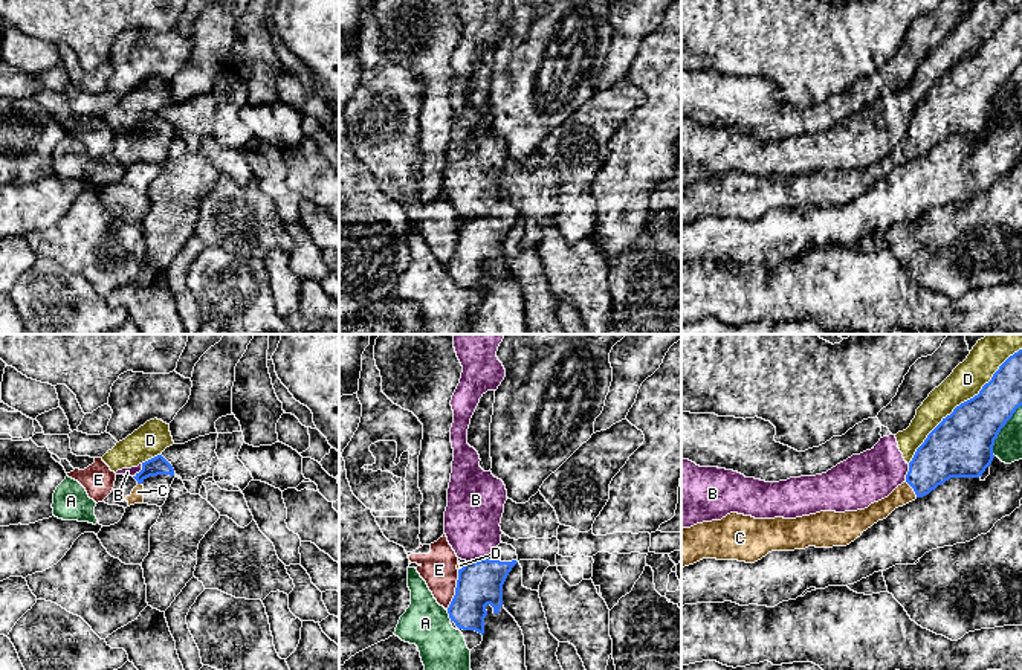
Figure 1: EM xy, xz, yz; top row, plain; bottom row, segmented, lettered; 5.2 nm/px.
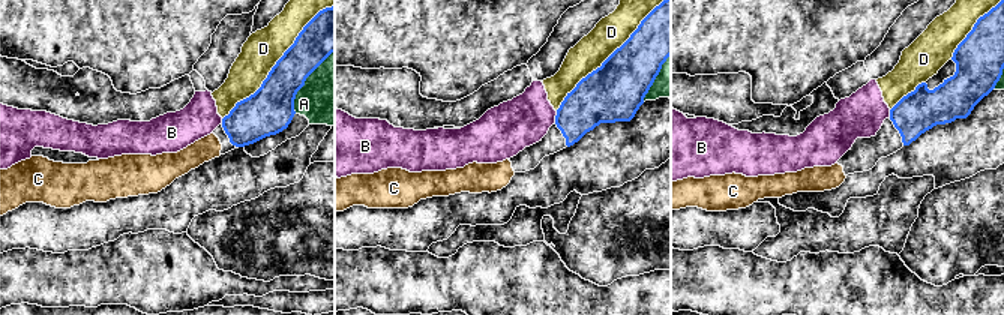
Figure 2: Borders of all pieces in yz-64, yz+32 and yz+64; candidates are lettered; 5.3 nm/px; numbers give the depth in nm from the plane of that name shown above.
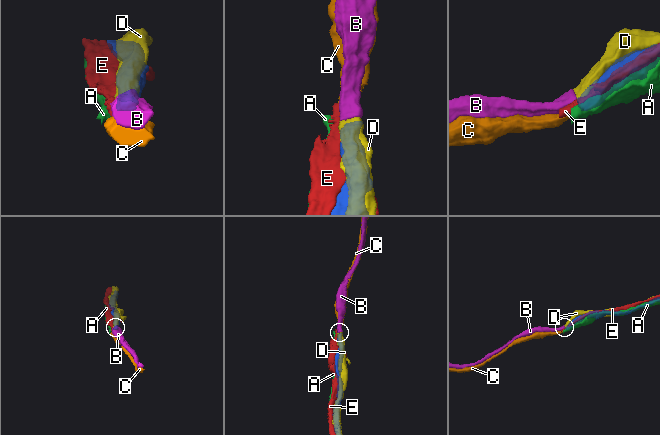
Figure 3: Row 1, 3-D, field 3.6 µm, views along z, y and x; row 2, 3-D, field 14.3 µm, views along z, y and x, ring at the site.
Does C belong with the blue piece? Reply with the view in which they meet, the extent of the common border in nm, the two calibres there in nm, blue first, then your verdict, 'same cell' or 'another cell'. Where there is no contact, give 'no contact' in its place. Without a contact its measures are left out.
yz | 110 nm | 260/100 nm | same cell

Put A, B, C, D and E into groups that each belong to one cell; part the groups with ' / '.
A / B D / C / E

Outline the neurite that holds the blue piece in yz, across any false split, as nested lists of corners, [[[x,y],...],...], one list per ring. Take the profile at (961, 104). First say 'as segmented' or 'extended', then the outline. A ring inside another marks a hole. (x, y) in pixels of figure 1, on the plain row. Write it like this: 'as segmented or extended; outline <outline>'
extended; outline [[[1022,8],[1010,14],[999,24],[991,38],[982,44],[978,53],[956,64],[953,70],[943,76],[943,79],[927,93],[909,121],[906,139],[888,156],[857,169],[820,169],[796,177],[755,177],[752,174],[730,171],[721,179],[703,180],[690,186],[681,185],[681,226],[694,223],[703,217],[755,221],[771,209],[794,209],[808,205],[846,205],[874,182],[886,177],[895,166],[929,153],[950,136],[982,134],[995,116],[995,98],[1020,64]]]

